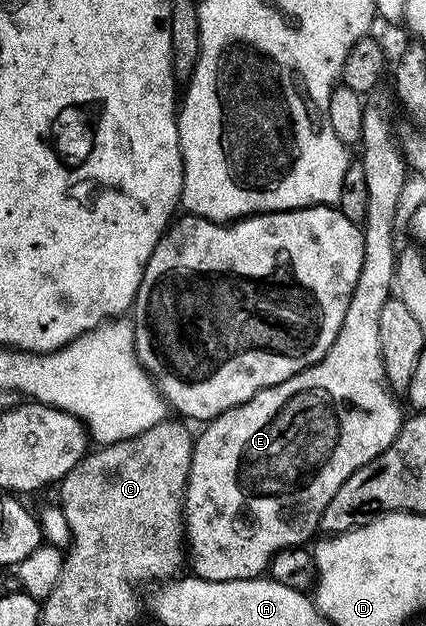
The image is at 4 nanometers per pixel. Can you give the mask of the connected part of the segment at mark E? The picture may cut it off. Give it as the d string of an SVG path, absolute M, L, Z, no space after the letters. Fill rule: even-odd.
M368 103L364 107L360 141L361 147L363 146L361 159L363 169L365 170L365 183L369 185L369 202L367 203L365 218L361 225L363 229L365 256L361 262L361 274L357 278L355 289L349 298L349 306L345 310L345 322L341 322L341 330L337 334L333 346L329 346L326 354L313 366L301 370L293 378L289 378L277 386L269 386L265 390L253 394L253 398L249 398L249 402L238 404L229 410L225 410L216 420L210 421L204 427L207 429L200 436L198 433L194 437L193 443L195 449L191 455L191 473L187 479L187 491L183 501L183 519L185 521L185 548L189 553L189 568L191 564L192 569L190 568L190 571L196 577L203 577L207 580L253 579L255 577L262 577L268 571L271 559L279 551L285 551L286 548L298 548L304 543L302 540L309 539L314 532L317 532L319 520L323 516L325 506L329 506L329 502L333 502L333 494L337 494L337 490L341 490L344 482L357 470L361 470L361 466L373 462L393 443L397 438L399 428L404 422L405 412L399 409L399 404L395 401L397 399L396 393L389 390L388 383L384 379L378 319L381 318L381 310L384 309L387 300L392 299L393 296L393 281L395 279L397 255L394 220L395 215L399 212L399 199L403 196L403 187L407 184L409 165L405 159L405 153L400 141L398 139L395 141L395 132L391 129L391 116L379 104Z

